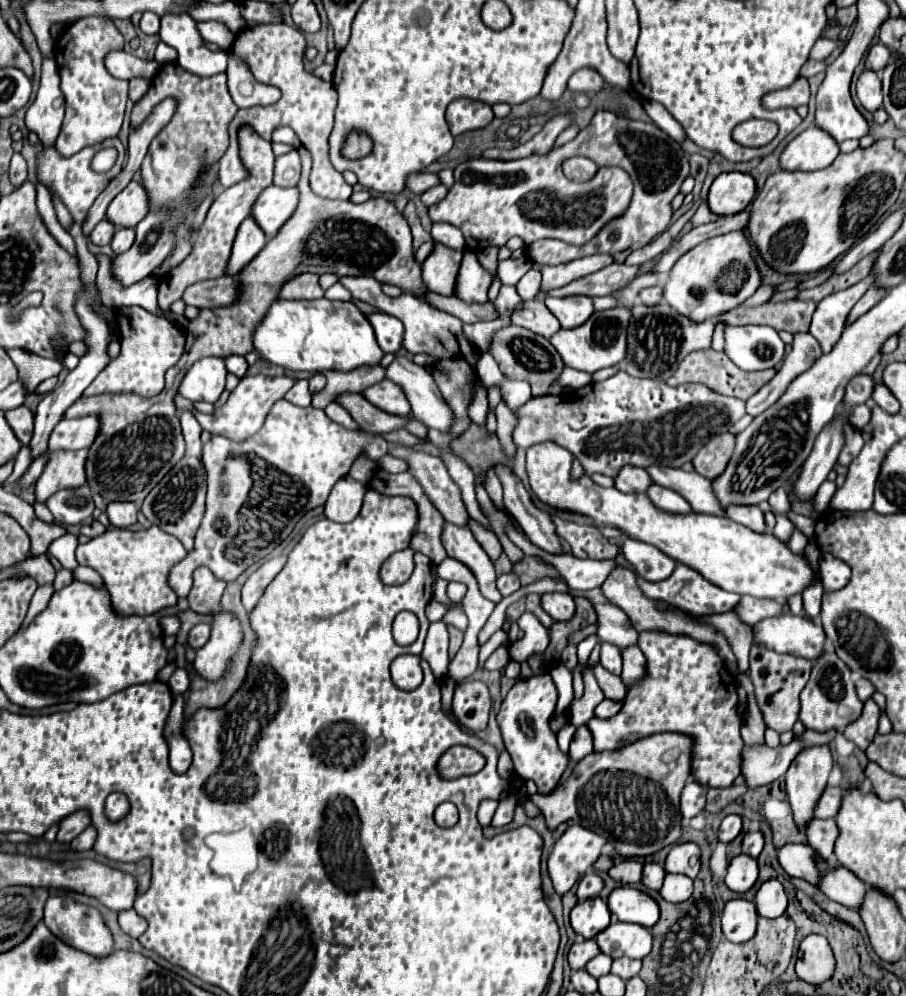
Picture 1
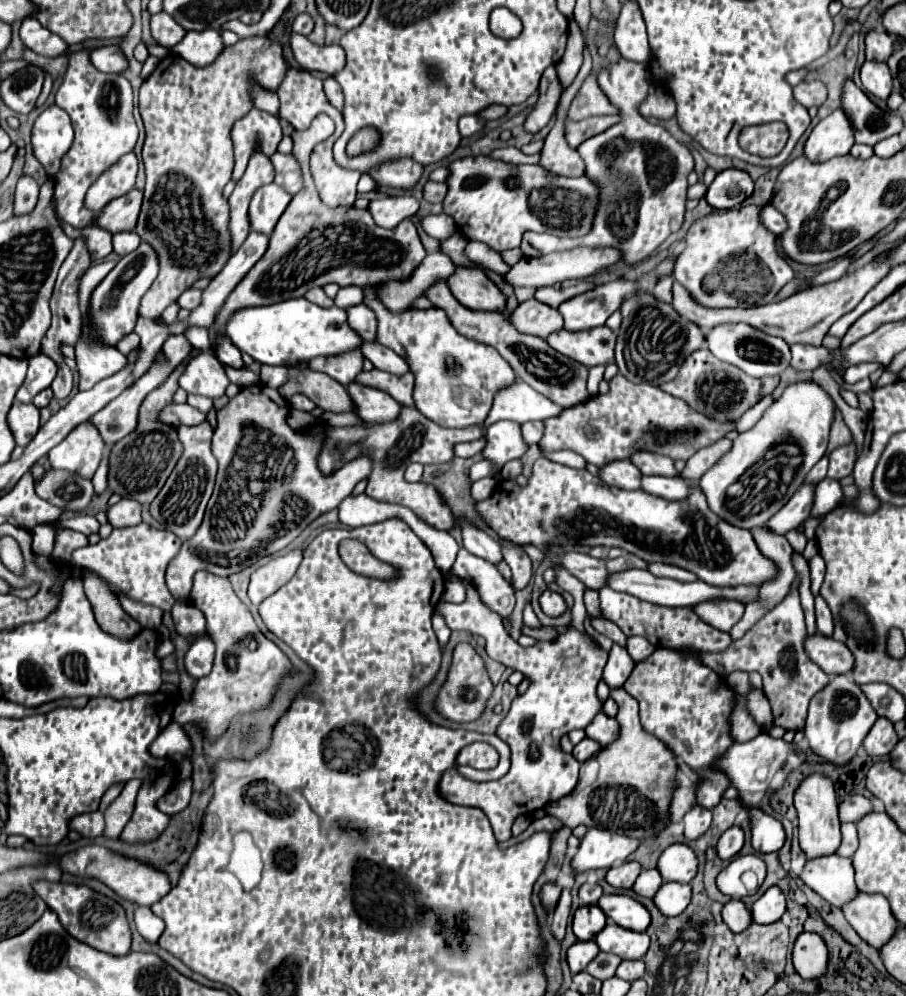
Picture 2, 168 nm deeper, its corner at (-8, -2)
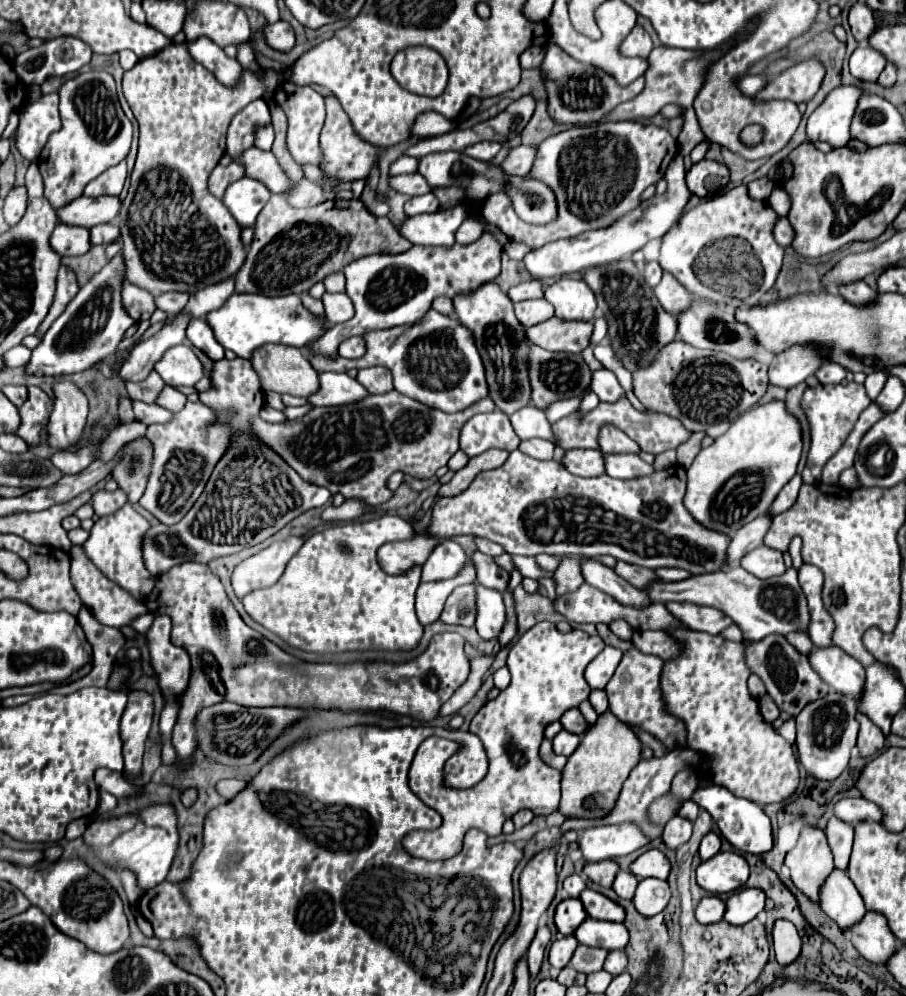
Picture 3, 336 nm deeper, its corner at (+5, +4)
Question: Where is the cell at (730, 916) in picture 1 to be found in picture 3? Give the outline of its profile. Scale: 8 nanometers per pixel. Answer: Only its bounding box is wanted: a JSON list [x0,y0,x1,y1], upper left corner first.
[695,896,725,924]

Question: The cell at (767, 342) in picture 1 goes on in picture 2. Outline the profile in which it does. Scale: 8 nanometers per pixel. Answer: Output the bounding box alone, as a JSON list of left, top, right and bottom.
[706,324,790,378]

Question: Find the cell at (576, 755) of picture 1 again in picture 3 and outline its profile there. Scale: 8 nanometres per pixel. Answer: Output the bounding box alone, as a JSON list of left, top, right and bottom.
[553,730,579,756]

